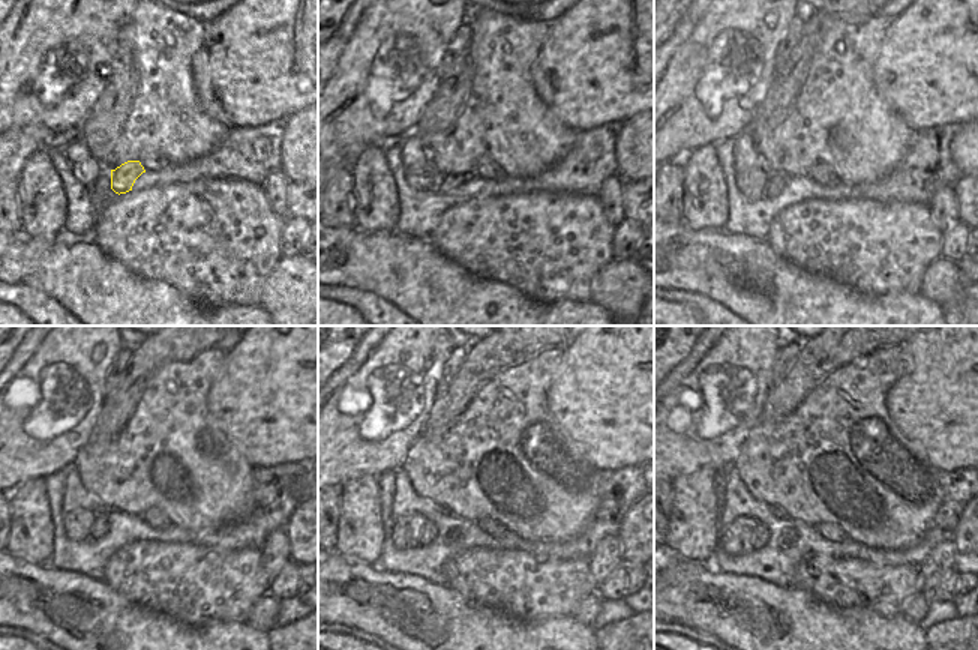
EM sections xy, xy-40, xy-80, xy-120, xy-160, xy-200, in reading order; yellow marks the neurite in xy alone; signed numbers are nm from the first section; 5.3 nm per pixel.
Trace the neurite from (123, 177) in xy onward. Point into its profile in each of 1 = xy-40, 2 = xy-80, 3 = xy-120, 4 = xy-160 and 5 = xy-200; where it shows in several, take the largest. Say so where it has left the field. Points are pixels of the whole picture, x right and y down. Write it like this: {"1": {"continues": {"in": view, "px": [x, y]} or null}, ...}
{"1": {"continues": {"in": "xy-40", "px": [443, 183]}}, "2": {"continues": {"in": "xy-80", "px": [776, 180]}}, "3": {"continues": {"in": "xy-120", "px": [99, 527]}}, "4": {"continues": {"in": "xy-160", "px": [428, 533]}}, "5": {"continues": {"in": "xy-200", "px": [761, 535]}}}

